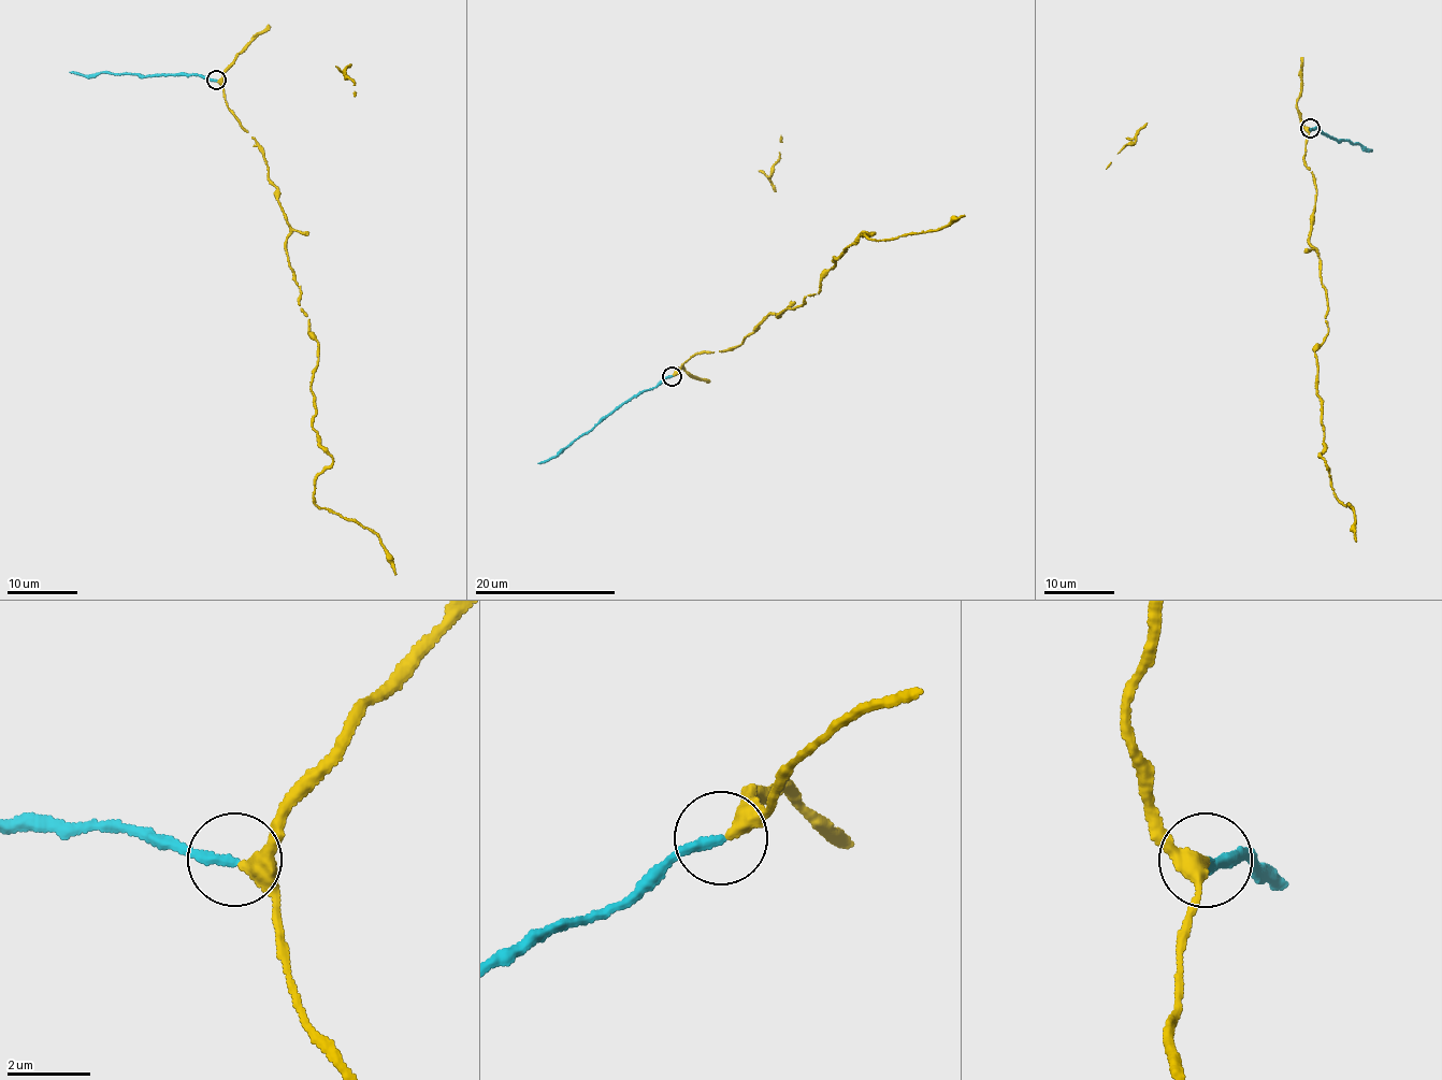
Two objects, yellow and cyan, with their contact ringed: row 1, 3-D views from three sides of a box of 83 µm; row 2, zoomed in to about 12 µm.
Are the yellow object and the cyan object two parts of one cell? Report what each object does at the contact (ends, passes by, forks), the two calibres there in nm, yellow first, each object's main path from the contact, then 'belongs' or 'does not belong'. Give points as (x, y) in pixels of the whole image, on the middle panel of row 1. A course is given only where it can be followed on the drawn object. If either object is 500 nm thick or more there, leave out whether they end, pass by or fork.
yellow passes by; cyan ends; calibres 320 and 240 nm; course yellow (673, 375), (693, 355), (743, 342), (772, 312), (803, 305), (861, 234), (884, 241), (965, 216); course cyan (672, 375), (635, 394), (556, 457), (537, 463); belongs

